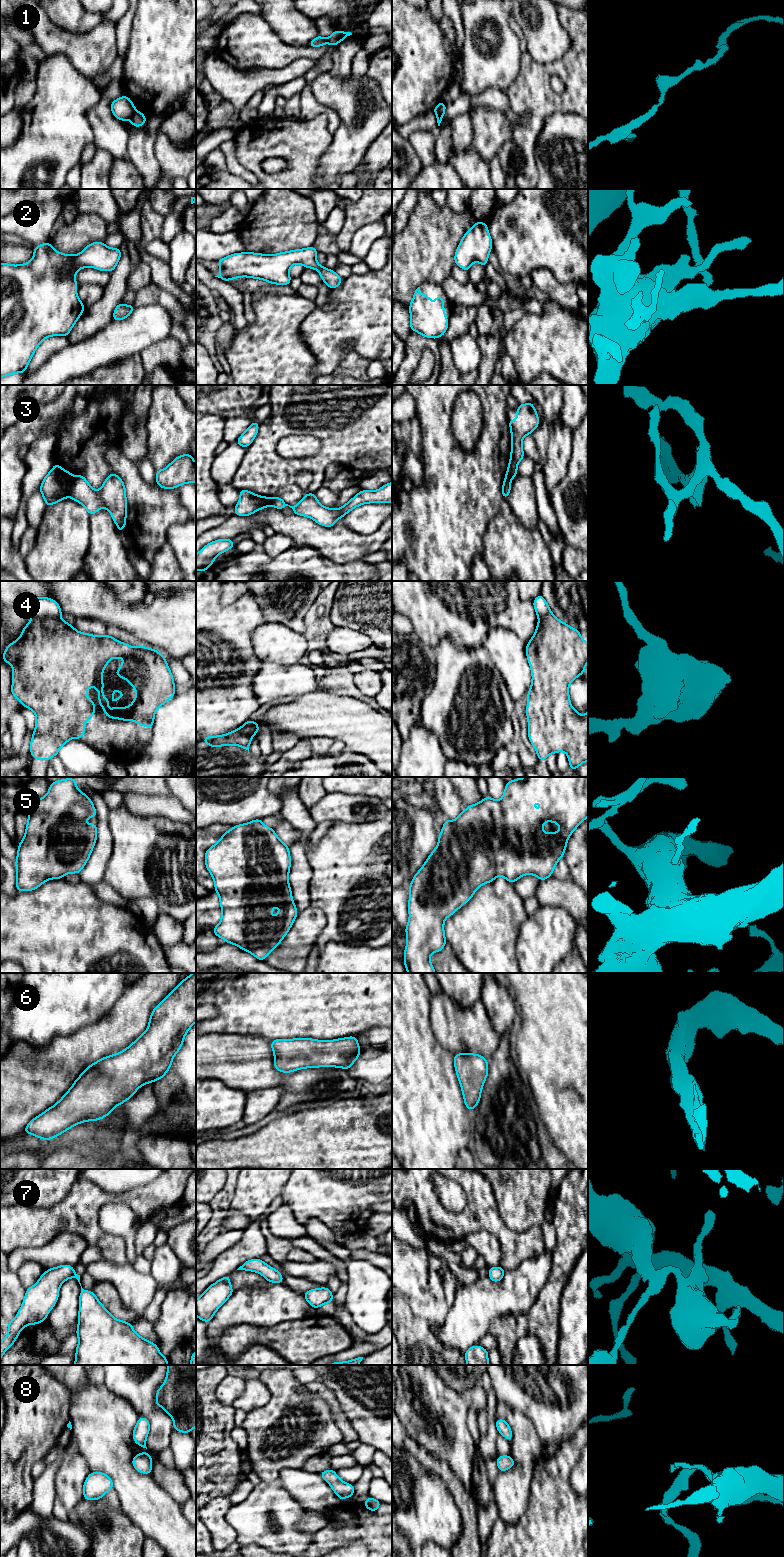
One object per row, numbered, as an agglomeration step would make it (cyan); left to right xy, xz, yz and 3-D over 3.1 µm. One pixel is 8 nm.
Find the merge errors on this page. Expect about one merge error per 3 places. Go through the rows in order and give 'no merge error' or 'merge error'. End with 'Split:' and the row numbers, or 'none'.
1: merge error
2: no merge error
3: merge error
4: merge error
5: no merge error
6: no merge error
7: no merge error
8: no merge error
Split: 1, 3, 4

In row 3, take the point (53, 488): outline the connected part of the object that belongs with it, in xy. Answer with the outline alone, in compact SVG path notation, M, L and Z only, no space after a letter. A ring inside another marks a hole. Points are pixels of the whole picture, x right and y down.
M57 463L43 479L40 492L46 503L46 507L56 504L68 497L67 485L73 478L73 474L64 470Z

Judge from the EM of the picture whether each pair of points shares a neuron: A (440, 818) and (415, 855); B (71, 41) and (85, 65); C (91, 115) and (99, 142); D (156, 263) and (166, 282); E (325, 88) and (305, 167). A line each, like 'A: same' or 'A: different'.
A: different
B: same
C: same
D: same
E: different

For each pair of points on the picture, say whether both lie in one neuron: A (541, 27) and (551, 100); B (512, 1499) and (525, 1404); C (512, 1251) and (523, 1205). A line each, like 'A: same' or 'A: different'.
A: different
B: different
C: different

